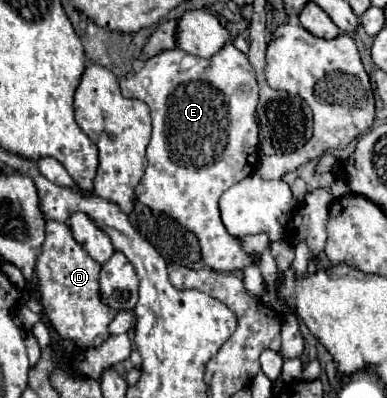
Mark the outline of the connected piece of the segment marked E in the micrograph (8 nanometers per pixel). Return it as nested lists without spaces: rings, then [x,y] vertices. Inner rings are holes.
[[[226,44],[212,58],[200,58],[178,48],[164,50],[144,62],[144,66],[134,72],[130,78],[120,78],[120,90],[126,98],[136,98],[148,104],[152,114],[152,140],[148,144],[148,168],[136,186],[136,198],[148,208],[168,214],[180,226],[198,236],[202,260],[208,268],[218,272],[242,270],[248,266],[252,258],[244,254],[240,248],[240,240],[230,236],[220,220],[218,198],[232,184],[250,176],[258,166],[258,122],[256,122],[256,106],[258,106],[258,86],[254,80],[252,66],[246,54],[238,52],[234,44]],[[168,110],[170,110],[170,142],[168,142]]]

